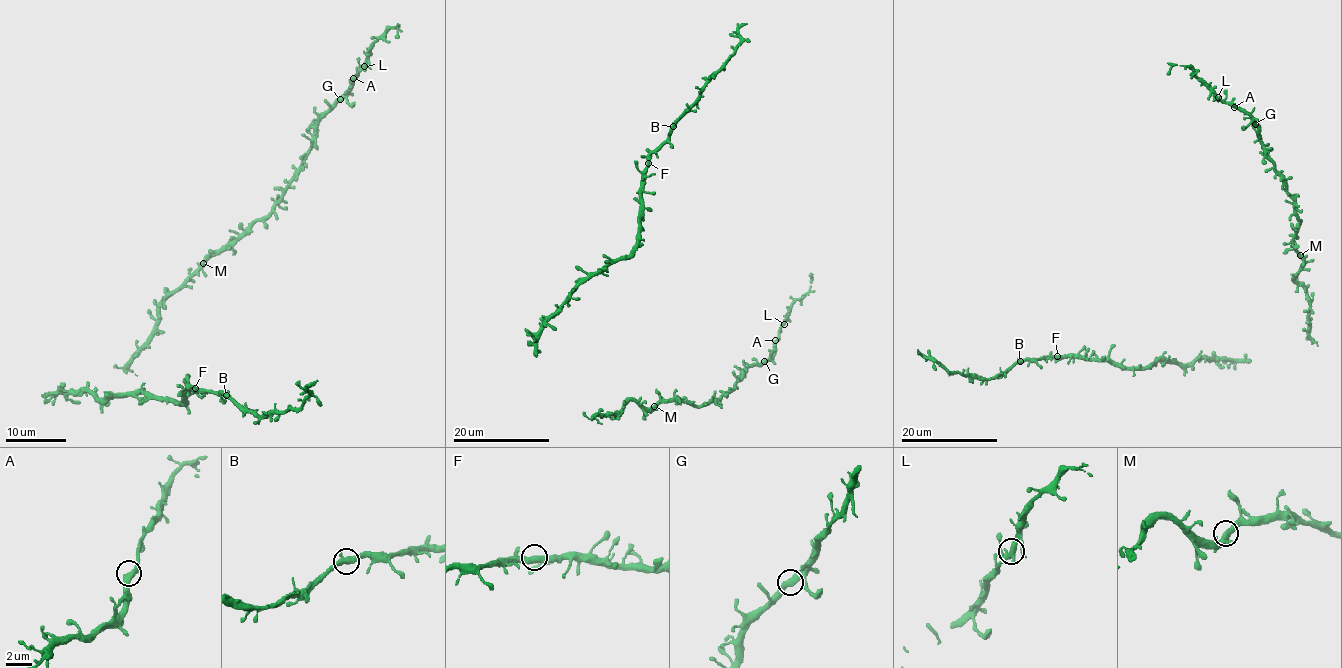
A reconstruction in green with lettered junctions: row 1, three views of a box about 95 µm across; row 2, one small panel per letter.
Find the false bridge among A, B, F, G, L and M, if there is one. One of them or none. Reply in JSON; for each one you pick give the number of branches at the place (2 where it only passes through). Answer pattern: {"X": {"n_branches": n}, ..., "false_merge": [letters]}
{"false_merge": []}

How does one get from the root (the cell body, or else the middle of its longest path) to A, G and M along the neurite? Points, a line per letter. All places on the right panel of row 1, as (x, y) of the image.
A: (1306, 339), (1313, 339), (1307, 291), (1294, 278), (1302, 264), (1295, 202), (1259, 127), (1234, 107)
G: (1306, 339), (1313, 339), (1307, 291), (1294, 278), (1302, 264), (1294, 241), (1300, 219), (1255, 124)
M: (1306, 339), (1313, 339), (1309, 336), (1307, 291), (1294, 278), (1302, 264), (1300, 255)

